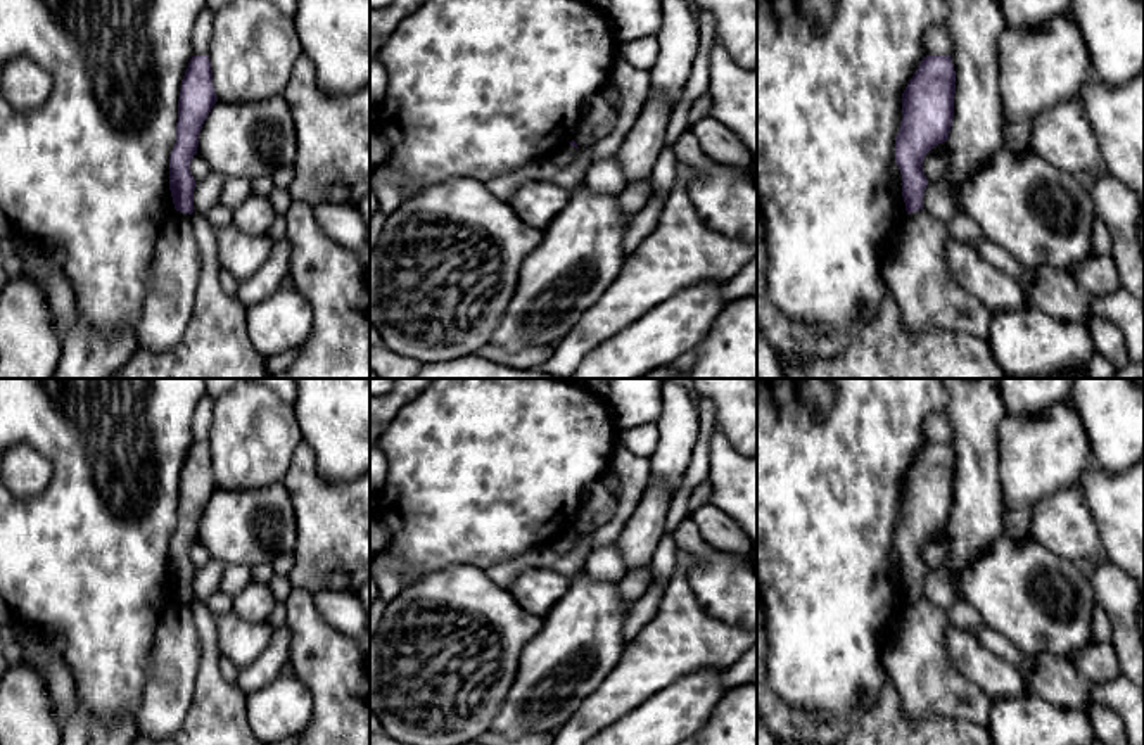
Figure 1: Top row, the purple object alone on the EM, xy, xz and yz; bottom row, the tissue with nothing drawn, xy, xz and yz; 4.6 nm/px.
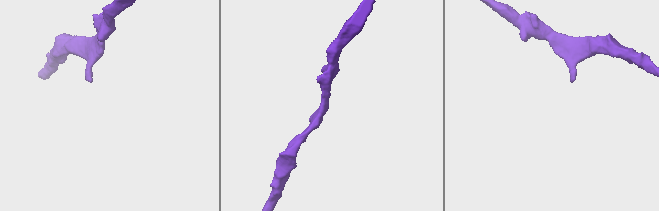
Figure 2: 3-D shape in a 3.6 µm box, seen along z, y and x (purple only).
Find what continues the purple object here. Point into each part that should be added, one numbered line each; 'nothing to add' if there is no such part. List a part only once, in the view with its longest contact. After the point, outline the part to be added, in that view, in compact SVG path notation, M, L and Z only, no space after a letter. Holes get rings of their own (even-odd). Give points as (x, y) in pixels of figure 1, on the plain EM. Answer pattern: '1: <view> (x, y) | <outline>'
nothing to add

